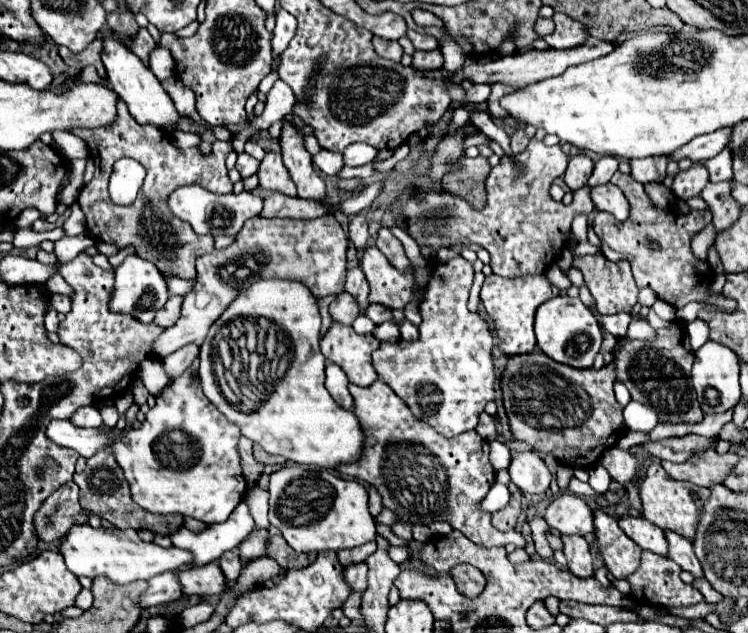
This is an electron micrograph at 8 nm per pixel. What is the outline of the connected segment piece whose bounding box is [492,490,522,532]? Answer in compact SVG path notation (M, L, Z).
M512 490L512 500L506 508L492 514L492 526L496 526L502 532L508 532L516 526L516 520L520 516L520 498L522 494L518 490Z

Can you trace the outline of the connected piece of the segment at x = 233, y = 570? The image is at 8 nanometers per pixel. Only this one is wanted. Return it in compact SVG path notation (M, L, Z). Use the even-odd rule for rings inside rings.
M228 550L220 556L218 560L224 576L230 580L230 582L236 582L238 576L240 576L240 570L242 570L242 564L240 564L240 558L238 558L238 550Z

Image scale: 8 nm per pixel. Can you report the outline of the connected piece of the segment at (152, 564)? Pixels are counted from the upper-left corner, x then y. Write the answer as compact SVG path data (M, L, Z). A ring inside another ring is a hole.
M88 524L84 526L72 526L68 534L60 542L60 554L64 556L64 562L68 570L76 576L86 578L98 578L104 576L110 582L116 582L120 586L136 582L136 580L150 580L166 570L180 570L186 568L192 562L192 554L180 548L162 548L154 542L142 542L136 530L120 530L116 526L112 528L92 528Z

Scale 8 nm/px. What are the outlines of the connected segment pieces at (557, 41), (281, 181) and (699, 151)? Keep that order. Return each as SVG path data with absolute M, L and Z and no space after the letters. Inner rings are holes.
M555 12L552 19L555 23L555 29L551 34L543 37L550 47L566 49L570 46L576 46L576 44L582 44L586 40L584 28L576 20L568 18L568 15Z
M266 152L258 168L258 178L260 178L260 188L264 190L282 192L286 196L296 196L296 186L292 178L288 176L286 166L282 164L280 152Z
M732 128L728 130L714 130L712 134L704 134L704 136L696 136L690 144L678 148L676 152L672 152L672 158L674 160L680 160L680 158L690 158L694 162L698 160L708 160L712 156L716 156L718 152L722 152L728 144L728 138L732 134Z

